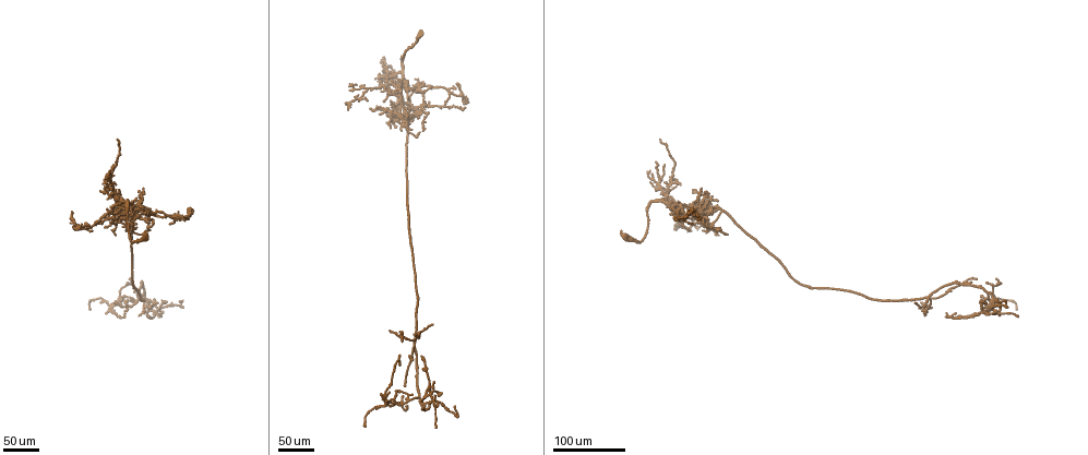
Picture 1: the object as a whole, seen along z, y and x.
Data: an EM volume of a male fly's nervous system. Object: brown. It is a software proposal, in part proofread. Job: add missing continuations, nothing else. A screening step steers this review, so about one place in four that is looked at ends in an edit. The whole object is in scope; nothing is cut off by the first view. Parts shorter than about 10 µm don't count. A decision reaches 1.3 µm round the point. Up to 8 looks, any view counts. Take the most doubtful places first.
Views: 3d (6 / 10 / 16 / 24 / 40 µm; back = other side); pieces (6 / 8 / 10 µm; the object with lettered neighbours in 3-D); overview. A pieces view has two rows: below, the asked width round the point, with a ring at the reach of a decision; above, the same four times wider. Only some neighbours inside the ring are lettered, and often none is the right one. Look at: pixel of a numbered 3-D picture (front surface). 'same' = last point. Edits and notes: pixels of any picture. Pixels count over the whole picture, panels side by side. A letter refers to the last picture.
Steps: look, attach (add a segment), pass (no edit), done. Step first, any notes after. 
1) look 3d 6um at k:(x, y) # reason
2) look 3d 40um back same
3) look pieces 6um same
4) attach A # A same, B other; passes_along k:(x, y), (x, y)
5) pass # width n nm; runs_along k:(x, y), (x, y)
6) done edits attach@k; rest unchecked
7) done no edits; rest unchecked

look 3d 24um at 1:(679, 185) # free end

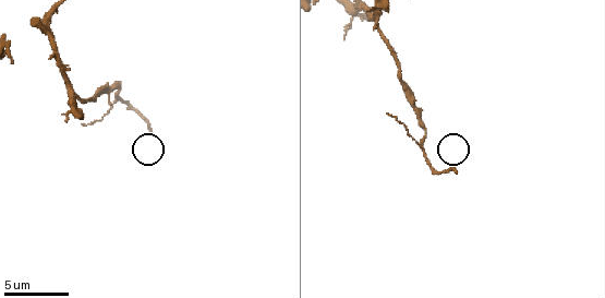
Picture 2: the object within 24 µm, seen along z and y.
look pieces 10um at 2:(455, 173)

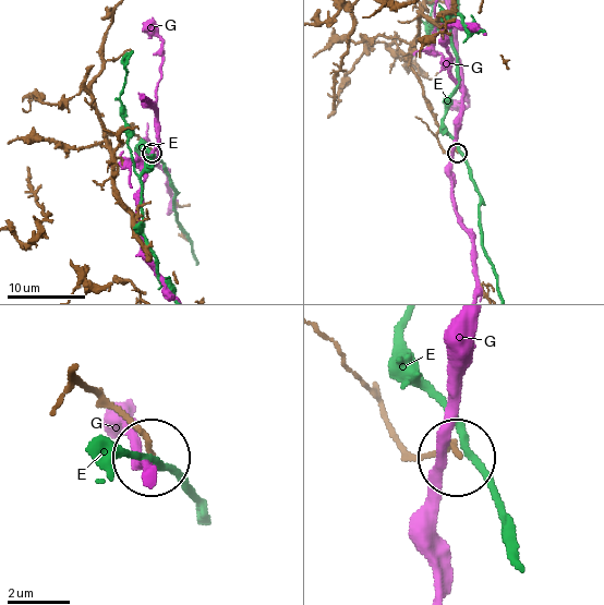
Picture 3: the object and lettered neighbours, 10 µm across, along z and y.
pass # width 170 nm; E other, G other; no lettered segment goes on from it

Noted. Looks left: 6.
look 3d 40um at 1:(447, 108) # branch stops here

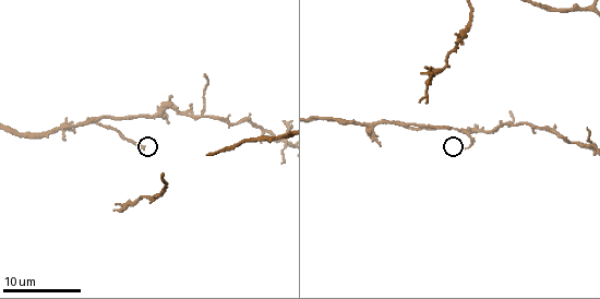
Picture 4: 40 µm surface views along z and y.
look pieces 8um at 4:(448, 126)

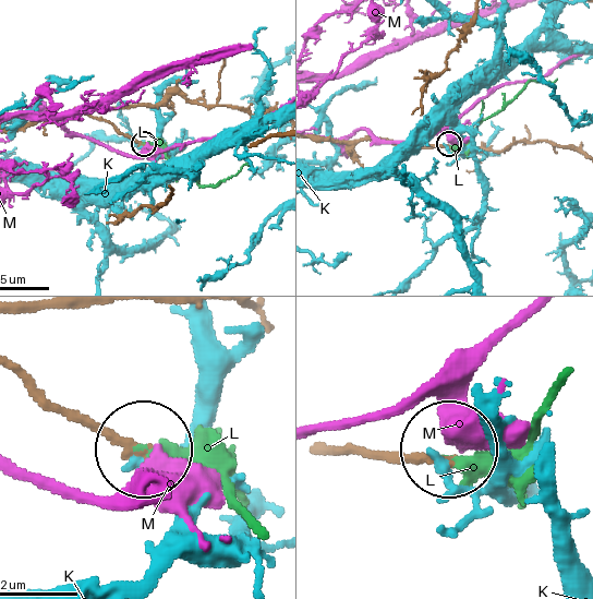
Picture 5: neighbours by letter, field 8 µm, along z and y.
attach L # K other, L same, M other; it goes on there

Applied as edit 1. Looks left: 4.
look overview

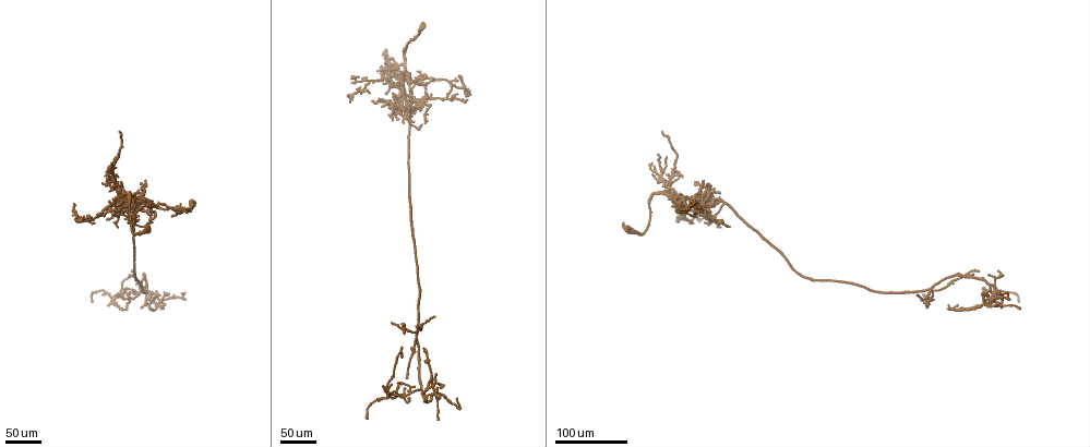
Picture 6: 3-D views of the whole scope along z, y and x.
look 3d 24um at 6:(112, 179) # free end

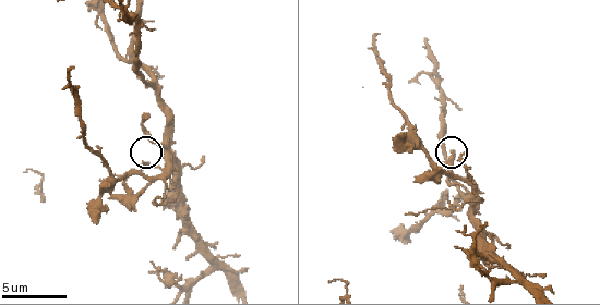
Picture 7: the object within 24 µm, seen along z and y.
look pieces 10um at 7:(149, 118)

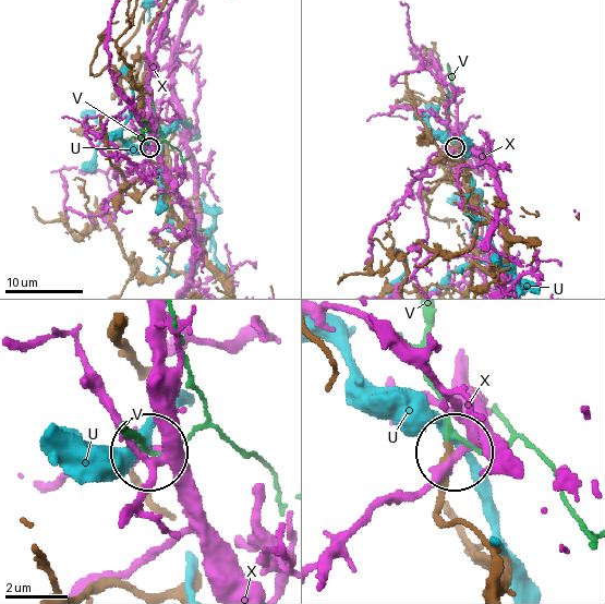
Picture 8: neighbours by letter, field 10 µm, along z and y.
attach V # width 310 nm; U other, V same, X other; it goes on there

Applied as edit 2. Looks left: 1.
done edits attach@5, attach@8; rest unchecked

